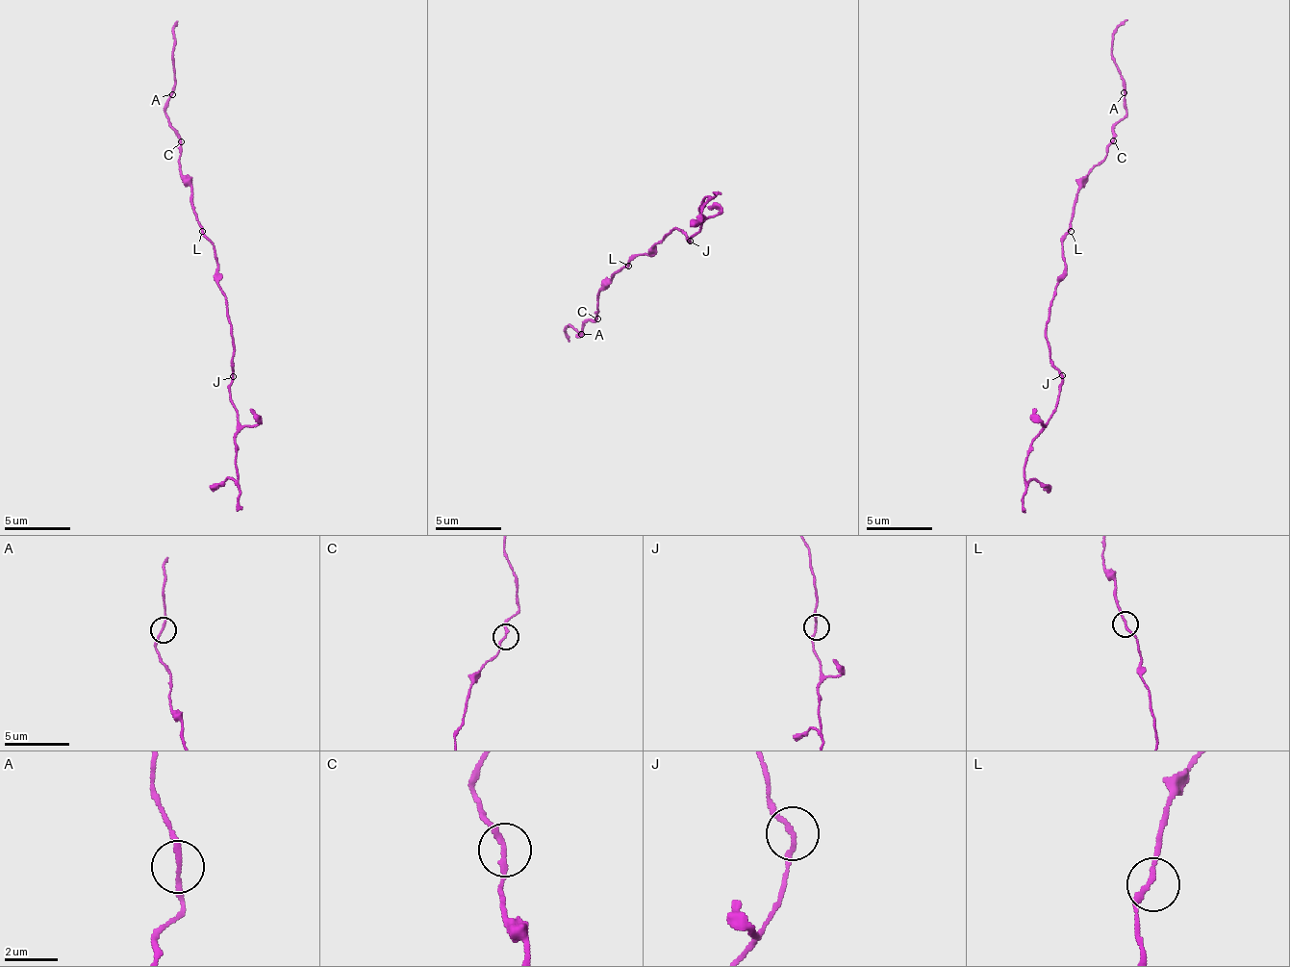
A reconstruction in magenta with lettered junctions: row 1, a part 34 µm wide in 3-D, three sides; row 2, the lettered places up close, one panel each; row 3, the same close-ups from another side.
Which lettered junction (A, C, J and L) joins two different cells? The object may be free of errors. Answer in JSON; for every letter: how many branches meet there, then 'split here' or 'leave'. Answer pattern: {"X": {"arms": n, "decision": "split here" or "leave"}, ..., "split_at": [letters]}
{"A": {"arms": 2, "decision": "leave"}, "C": {"arms": 2, "decision": "leave"}, "J": {"arms": 2, "decision": "leave"}, "L": {"arms": 2, "decision": "leave"}, "split_at": []}

